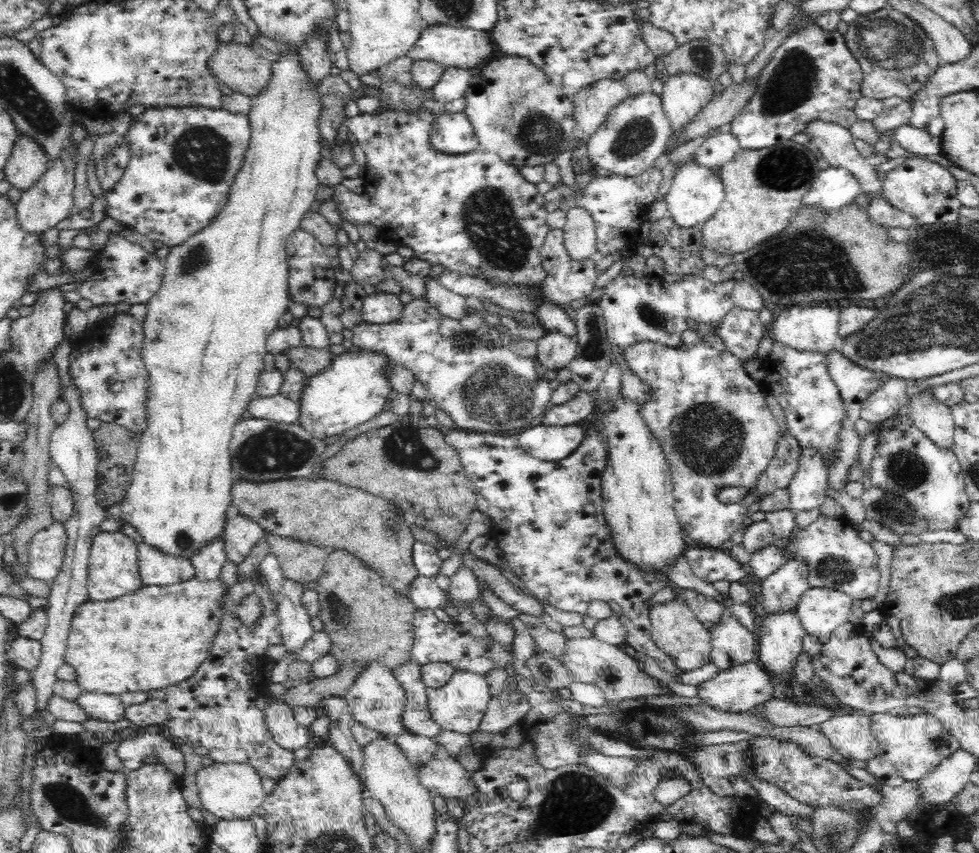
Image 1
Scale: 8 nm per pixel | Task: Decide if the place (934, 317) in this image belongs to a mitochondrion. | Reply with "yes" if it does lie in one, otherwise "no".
yes

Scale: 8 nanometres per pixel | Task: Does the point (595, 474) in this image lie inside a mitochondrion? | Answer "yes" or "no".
no

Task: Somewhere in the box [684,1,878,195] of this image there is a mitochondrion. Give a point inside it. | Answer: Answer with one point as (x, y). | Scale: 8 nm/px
(790, 83)

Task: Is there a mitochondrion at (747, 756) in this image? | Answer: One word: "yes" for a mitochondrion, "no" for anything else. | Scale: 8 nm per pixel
yes

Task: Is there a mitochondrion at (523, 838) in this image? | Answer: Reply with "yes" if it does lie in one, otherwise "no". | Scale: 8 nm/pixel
yes

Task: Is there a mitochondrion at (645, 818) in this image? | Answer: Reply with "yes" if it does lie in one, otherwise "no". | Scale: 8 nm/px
no

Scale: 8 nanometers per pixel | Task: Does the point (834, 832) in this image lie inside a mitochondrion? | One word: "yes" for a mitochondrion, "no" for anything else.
yes

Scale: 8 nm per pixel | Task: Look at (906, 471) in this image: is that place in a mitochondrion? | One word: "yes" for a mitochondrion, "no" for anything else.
yes

